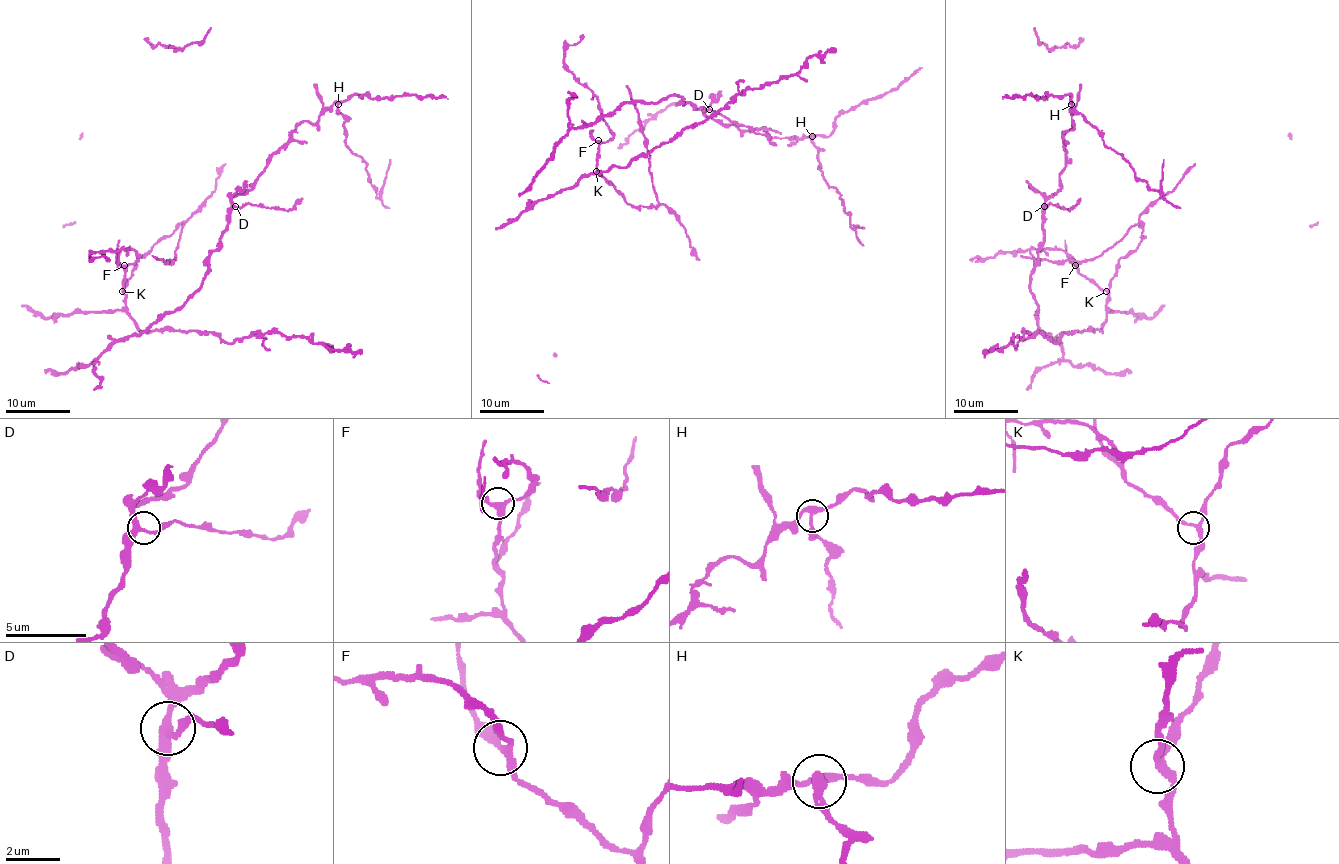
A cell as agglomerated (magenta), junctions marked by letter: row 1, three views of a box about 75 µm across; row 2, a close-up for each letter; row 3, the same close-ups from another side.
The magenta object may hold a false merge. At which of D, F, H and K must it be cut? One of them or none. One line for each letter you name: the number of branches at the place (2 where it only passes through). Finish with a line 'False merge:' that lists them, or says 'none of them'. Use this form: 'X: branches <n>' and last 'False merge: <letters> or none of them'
H: branches 3
False merge: H

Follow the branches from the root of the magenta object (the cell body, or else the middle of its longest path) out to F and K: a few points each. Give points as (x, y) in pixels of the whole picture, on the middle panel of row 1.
F: (645, 140), (651, 182), (658, 200), (650, 208), (629, 204), (596, 171), (598, 140)
K: (645, 140), (651, 182), (658, 200), (654, 206), (629, 204), (596, 171)

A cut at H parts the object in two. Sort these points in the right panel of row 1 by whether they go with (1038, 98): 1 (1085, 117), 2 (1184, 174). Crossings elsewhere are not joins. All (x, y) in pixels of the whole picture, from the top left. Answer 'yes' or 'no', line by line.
1: no
2: yes

